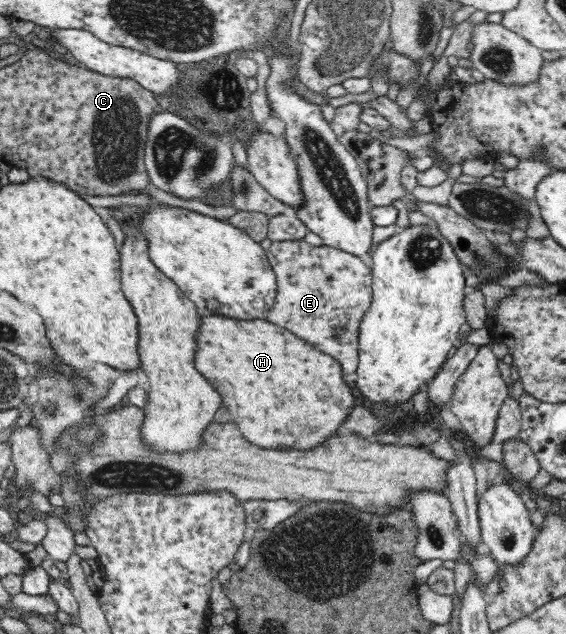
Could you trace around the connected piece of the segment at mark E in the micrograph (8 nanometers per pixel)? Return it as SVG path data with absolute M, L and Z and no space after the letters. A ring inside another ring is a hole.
M303 239L275 241L266 250L266 256L277 278L275 303L265 319L309 343L314 349L337 359L344 375L357 372L359 363L359 329L361 318L372 302L372 270L346 251L325 244L311 246Z

